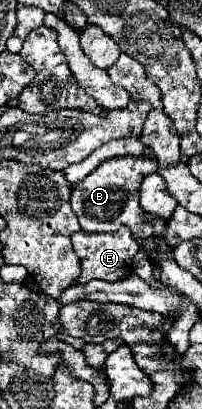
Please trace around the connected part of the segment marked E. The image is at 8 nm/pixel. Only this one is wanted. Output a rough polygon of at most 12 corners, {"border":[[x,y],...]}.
{"border":[[127,227],[71,235],[79,283],[117,281],[139,251]]}

